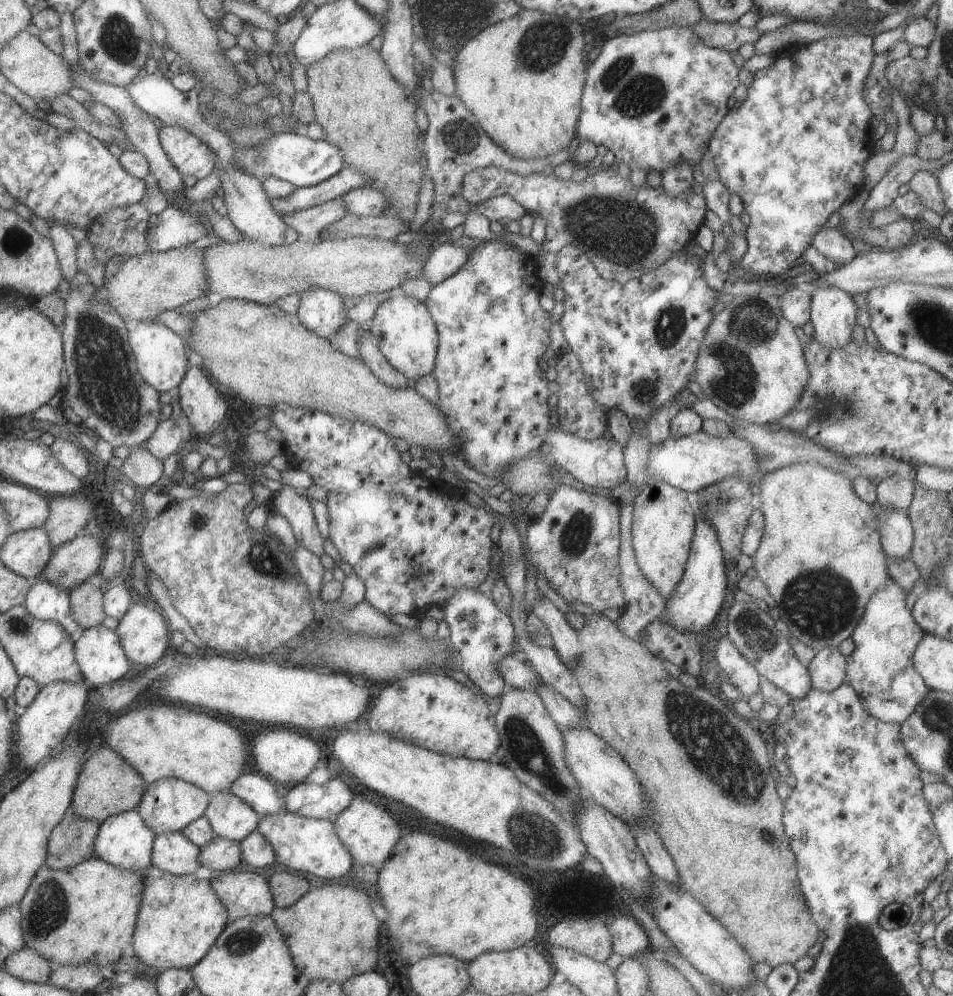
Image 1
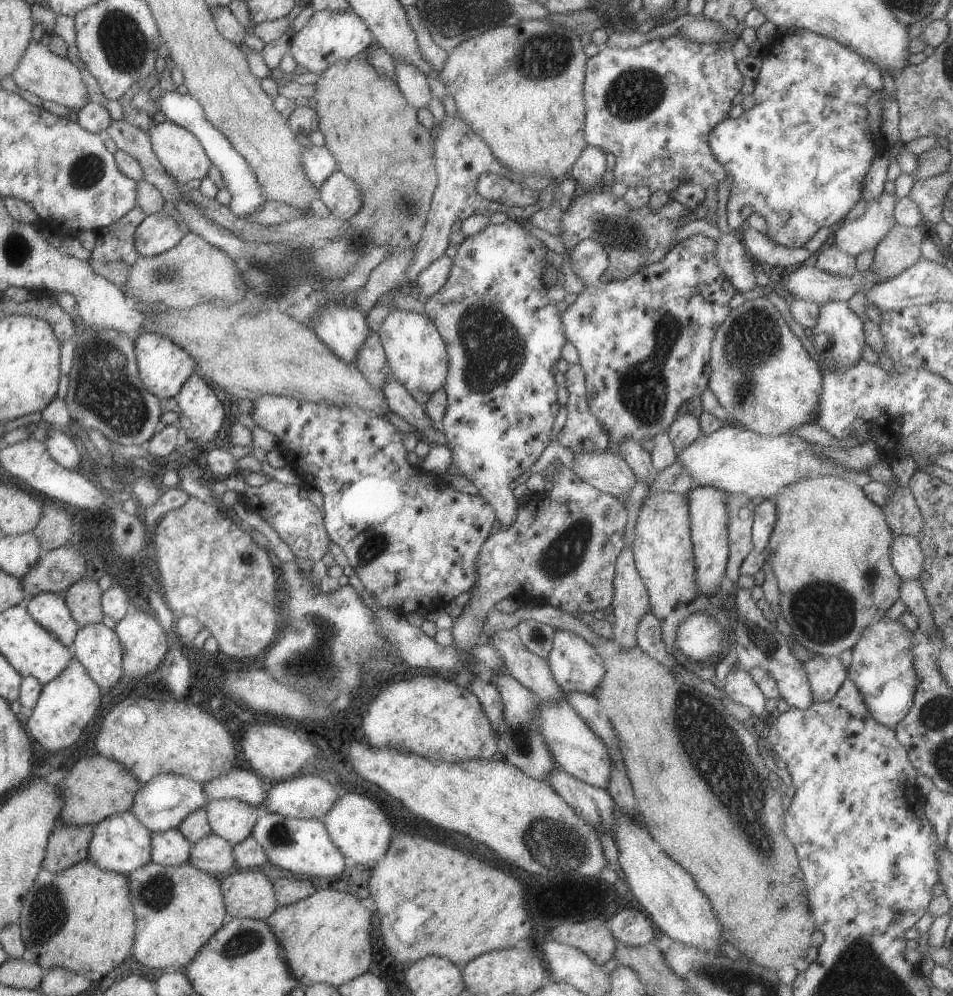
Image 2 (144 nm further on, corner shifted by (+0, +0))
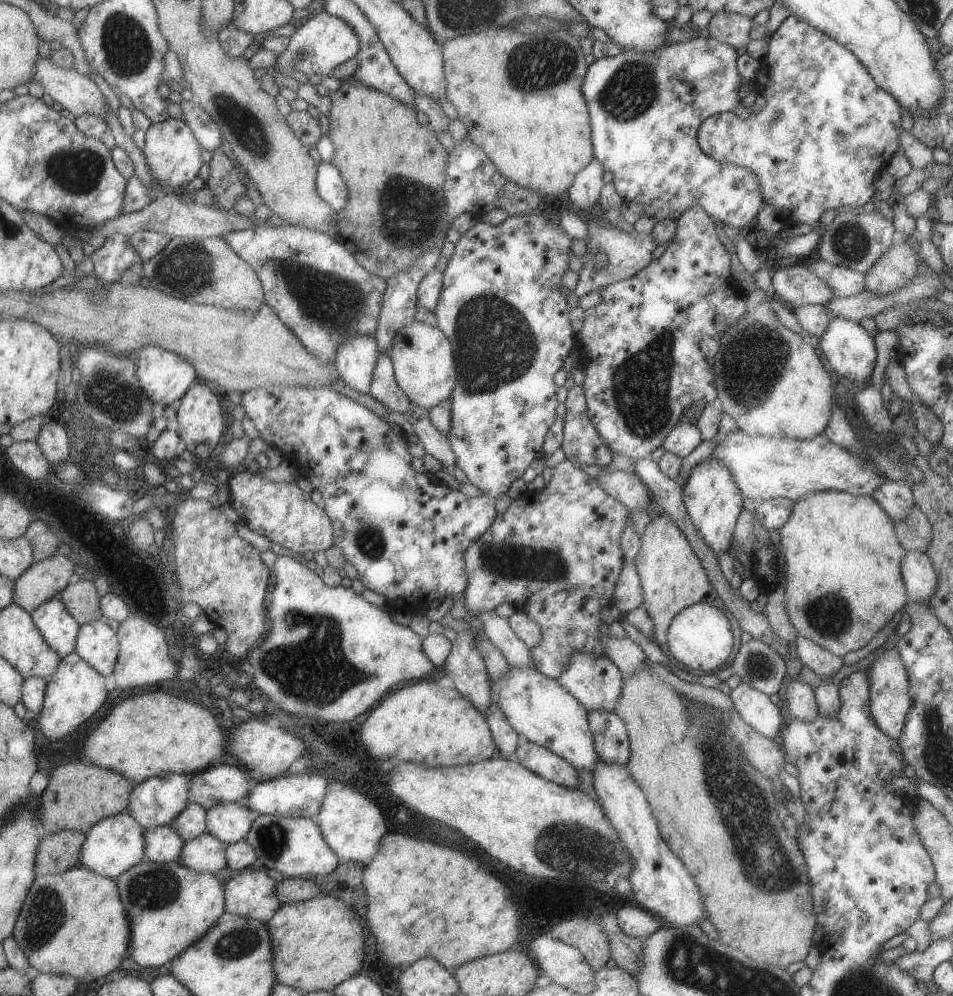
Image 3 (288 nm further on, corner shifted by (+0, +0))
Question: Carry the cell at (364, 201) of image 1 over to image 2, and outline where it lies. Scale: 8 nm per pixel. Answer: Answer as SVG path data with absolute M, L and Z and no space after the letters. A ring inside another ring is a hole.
M333 172L315 192L315 196L329 208L333 218L349 220L353 214L357 214L363 206L361 188L347 178L343 172Z

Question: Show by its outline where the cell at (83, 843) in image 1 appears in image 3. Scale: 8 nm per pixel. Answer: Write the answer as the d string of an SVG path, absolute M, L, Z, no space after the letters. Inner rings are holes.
M61 830L55 834L43 834L37 856L35 856L35 872L43 876L59 876L67 870L79 866L81 846L87 834Z

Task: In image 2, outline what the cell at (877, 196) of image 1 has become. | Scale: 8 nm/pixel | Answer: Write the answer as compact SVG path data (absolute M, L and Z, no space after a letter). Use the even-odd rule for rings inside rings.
M879 194L867 204L867 212L859 220L835 228L835 246L839 246L851 256L857 256L865 250L875 250L875 246L885 238L885 234L895 226L895 204L895 194Z

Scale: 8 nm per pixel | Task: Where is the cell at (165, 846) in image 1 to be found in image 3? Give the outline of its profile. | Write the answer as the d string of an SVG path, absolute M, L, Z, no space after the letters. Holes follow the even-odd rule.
M171 826L147 828L143 836L145 836L145 858L157 864L177 862L181 858L185 840Z

